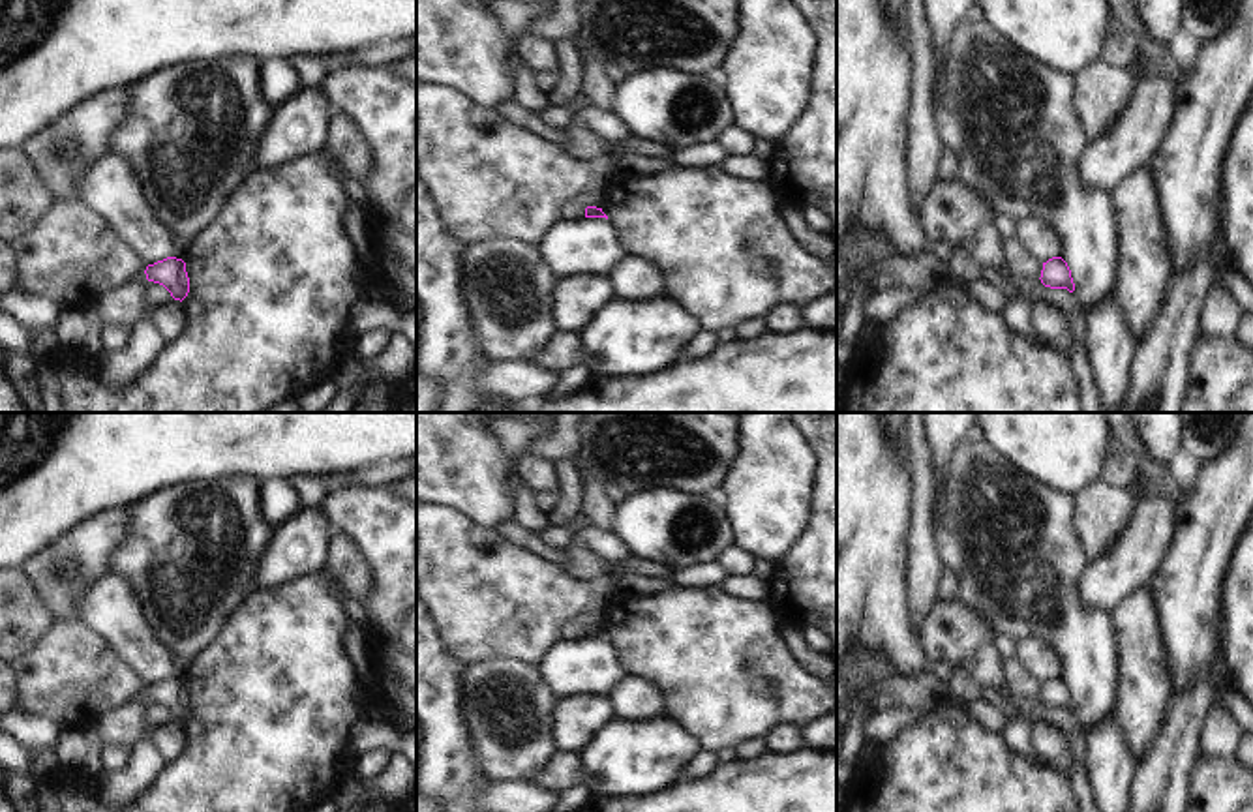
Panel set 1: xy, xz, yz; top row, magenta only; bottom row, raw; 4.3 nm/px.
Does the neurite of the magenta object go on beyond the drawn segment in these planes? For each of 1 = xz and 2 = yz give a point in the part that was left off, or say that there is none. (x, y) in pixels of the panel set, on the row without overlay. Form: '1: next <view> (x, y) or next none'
1: next none
2: next none

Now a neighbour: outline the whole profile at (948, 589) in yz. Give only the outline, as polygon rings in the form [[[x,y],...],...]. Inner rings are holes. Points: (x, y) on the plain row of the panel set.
[[[944,568],[940,576],[938,598],[953,600],[957,596],[959,596],[959,572],[953,568]]]

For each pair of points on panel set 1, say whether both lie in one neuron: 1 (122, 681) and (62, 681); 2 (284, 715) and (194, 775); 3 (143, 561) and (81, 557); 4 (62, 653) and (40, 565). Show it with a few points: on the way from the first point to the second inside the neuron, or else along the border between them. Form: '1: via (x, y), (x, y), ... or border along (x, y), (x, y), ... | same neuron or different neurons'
1: via (107, 681), (77, 681) | same neuron
2: via (261, 737), (224, 775), (216, 775) | same neuron
3: border along (130, 520), (130, 529), (113, 554), (109, 572) | different neurons
4: border along (77, 619), (55, 623) | different neurons

